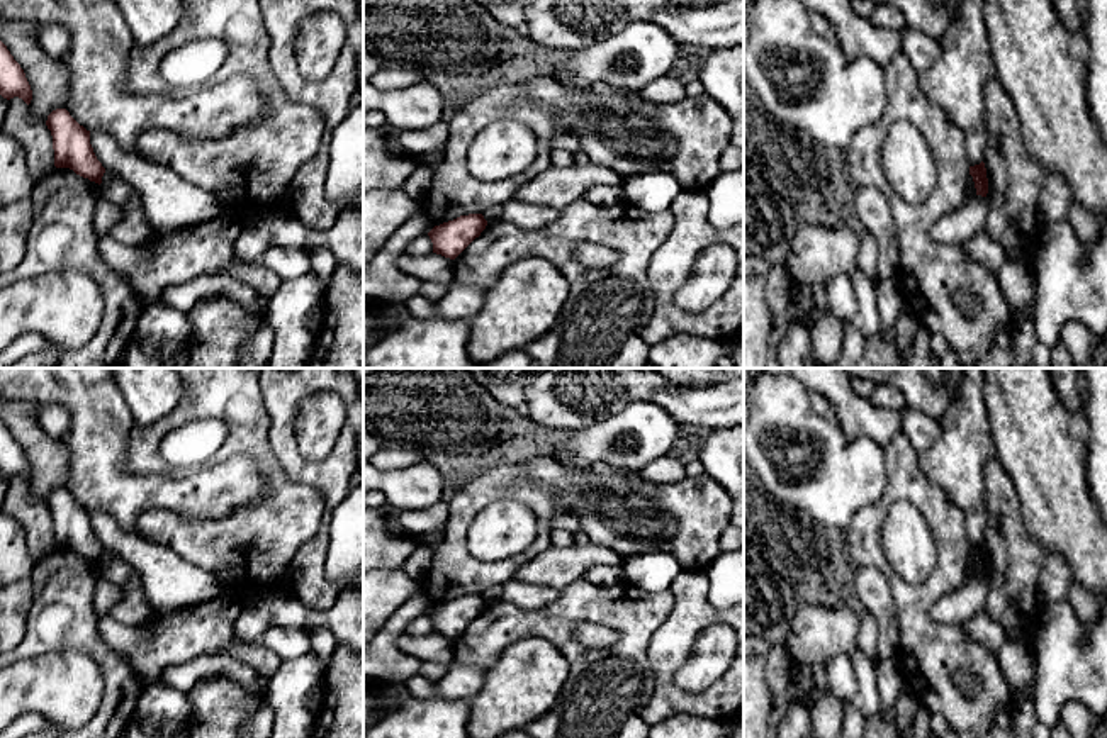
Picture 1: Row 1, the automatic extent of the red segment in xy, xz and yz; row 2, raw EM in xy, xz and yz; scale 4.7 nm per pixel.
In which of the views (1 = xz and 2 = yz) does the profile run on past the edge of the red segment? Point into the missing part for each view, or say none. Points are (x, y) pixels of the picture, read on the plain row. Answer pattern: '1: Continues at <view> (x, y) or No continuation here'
1: No continuation here
2: No continuation here

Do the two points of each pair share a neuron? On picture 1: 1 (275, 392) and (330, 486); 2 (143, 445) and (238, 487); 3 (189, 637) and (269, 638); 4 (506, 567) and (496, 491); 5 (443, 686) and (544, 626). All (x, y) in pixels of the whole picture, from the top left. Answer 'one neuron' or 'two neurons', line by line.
1: one neuron
2: two neurons
3: two neurons
4: one neuron
5: two neurons

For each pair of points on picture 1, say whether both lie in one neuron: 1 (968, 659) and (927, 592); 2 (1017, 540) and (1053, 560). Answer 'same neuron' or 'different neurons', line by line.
1: same neuron
2: different neurons

